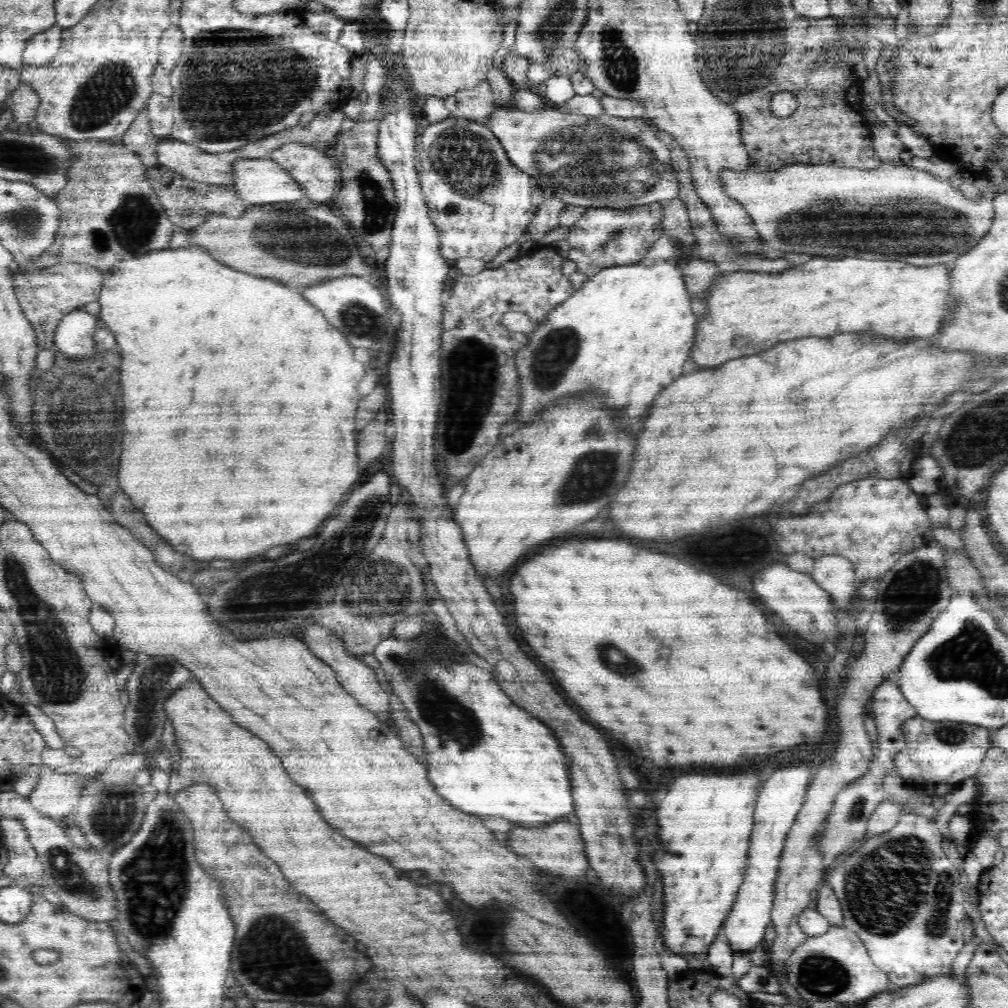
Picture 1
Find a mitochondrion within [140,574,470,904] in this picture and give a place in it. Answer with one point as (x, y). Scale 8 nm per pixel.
(400, 878)

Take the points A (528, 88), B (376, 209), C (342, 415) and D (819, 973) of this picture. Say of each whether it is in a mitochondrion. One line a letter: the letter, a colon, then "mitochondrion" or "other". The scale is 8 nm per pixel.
A: other
B: mitochondrion
C: other
D: mitochondrion

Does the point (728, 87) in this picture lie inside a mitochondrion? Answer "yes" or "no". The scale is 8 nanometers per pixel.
yes

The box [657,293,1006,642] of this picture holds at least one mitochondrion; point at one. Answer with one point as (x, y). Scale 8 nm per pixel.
(913, 591)

